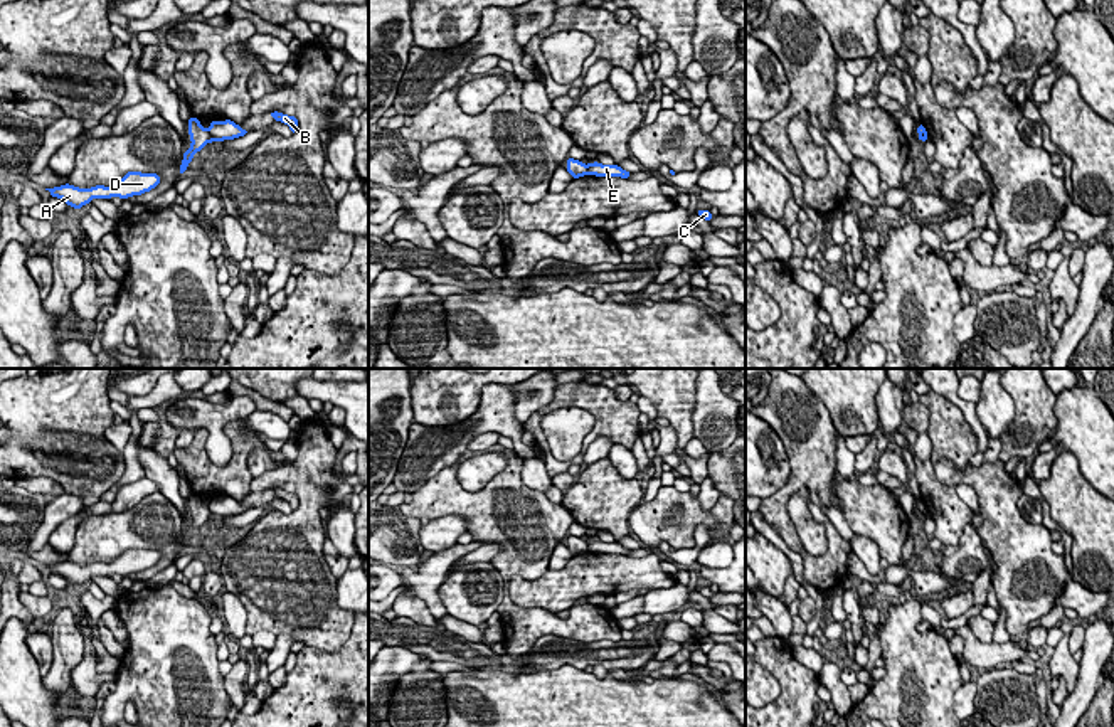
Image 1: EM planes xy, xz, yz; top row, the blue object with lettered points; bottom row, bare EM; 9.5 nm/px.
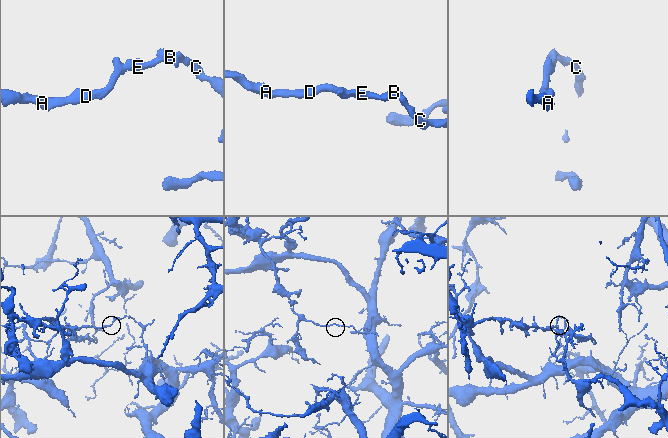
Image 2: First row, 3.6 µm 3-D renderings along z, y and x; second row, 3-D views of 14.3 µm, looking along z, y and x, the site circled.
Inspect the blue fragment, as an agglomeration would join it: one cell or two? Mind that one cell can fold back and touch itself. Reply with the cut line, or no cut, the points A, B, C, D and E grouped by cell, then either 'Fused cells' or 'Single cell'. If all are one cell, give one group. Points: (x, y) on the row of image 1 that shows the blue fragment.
Split along xy (207, 130), (214, 140). Groups: A D / B C E. Fused cells

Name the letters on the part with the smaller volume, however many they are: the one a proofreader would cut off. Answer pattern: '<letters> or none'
A, D

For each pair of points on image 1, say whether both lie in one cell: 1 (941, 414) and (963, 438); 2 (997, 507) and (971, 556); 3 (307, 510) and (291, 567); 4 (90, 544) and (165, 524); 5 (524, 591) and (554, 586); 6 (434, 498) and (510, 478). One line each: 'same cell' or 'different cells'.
1: same cell
2: different cells
3: same cell
4: same cell
5: same cell
6: same cell

